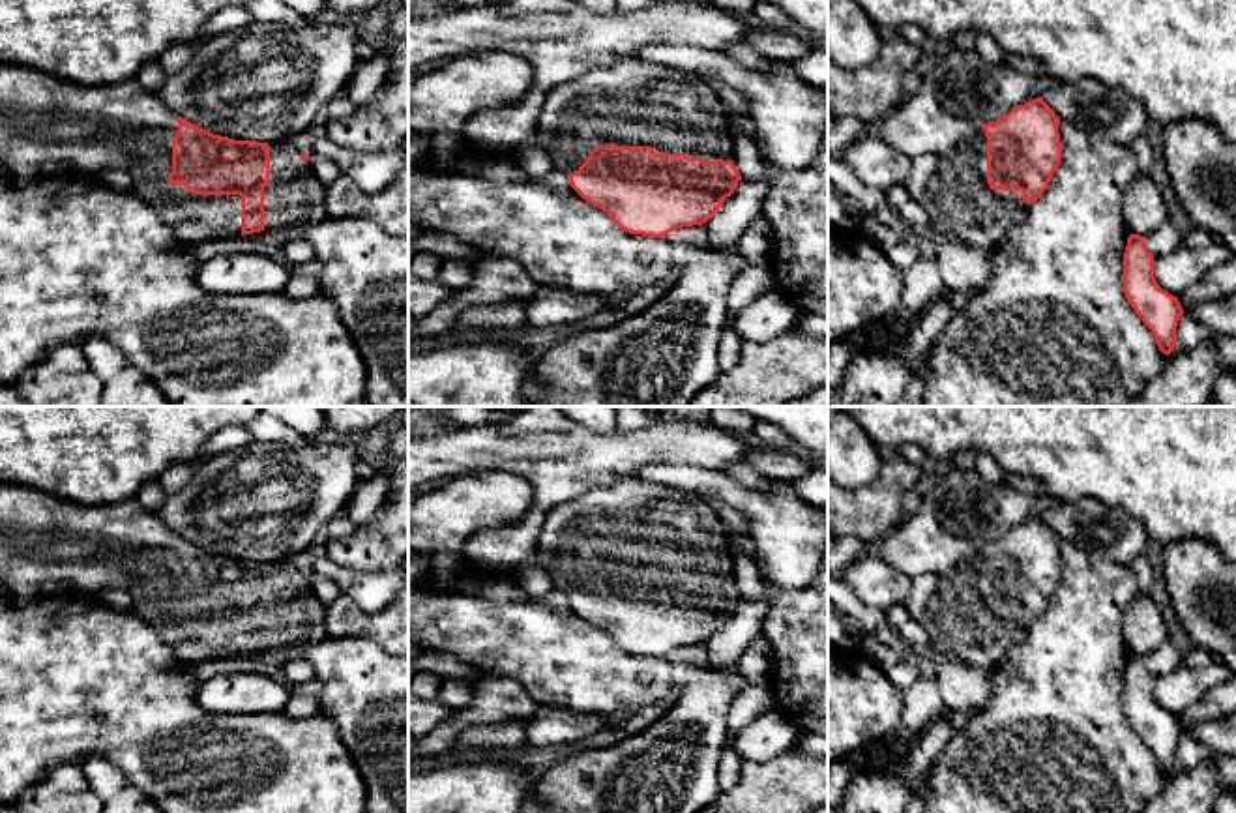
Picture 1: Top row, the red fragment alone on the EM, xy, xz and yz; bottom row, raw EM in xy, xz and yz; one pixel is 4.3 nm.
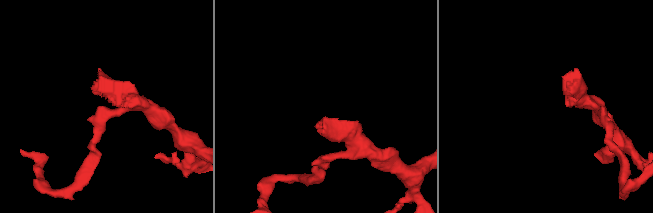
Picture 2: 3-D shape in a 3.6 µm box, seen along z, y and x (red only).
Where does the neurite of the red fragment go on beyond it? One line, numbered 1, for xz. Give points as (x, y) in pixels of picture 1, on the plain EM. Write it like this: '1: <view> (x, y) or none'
1: xz (632, 523)

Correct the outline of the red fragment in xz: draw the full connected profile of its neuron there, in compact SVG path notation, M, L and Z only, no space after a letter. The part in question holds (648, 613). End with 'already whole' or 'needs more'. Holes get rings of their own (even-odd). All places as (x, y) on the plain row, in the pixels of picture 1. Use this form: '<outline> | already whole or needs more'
M635 476L552 508L536 540L534 556L551 575L554 588L567 596L571 607L629 654L665 658L676 648L702 644L719 631L742 599L734 584L727 528L712 502Z | needs more

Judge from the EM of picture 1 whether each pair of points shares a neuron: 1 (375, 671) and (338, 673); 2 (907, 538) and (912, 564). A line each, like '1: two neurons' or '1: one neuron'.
1: one neuron
2: one neuron

